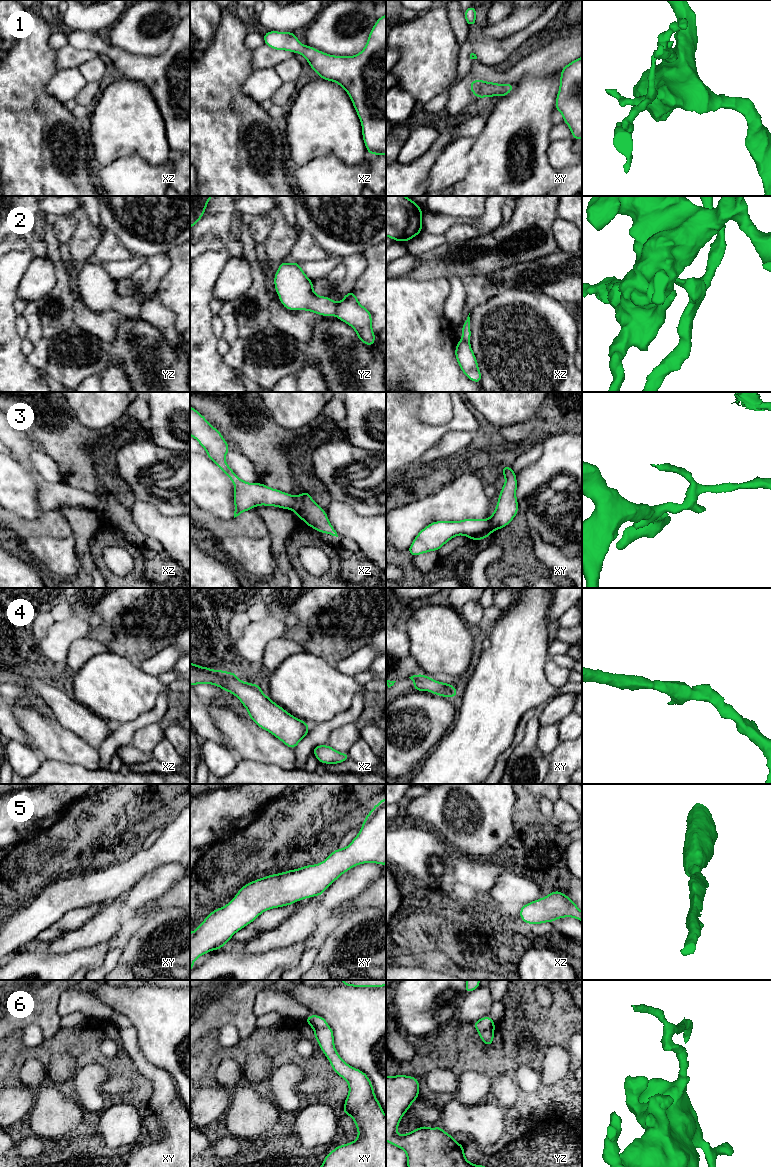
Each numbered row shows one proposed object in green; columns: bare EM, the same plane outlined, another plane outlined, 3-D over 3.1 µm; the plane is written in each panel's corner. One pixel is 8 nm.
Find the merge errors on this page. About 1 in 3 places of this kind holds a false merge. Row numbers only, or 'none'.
2, 3, 6

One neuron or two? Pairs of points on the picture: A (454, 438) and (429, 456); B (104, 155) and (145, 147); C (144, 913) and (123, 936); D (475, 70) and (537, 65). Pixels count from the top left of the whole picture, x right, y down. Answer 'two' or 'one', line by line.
A: one
B: one
C: one
D: one

